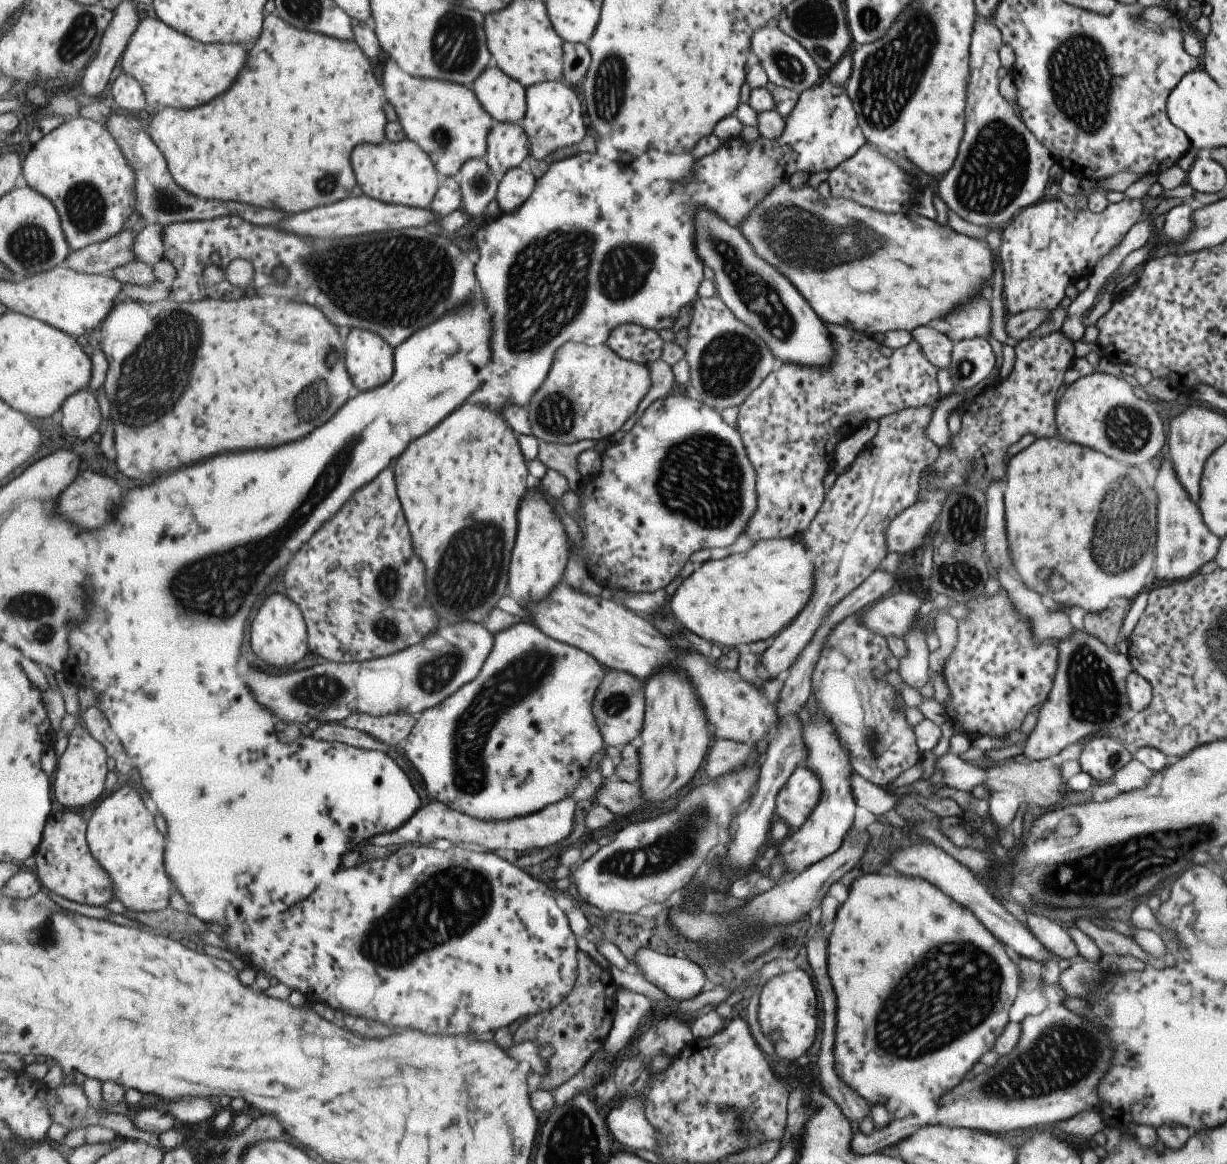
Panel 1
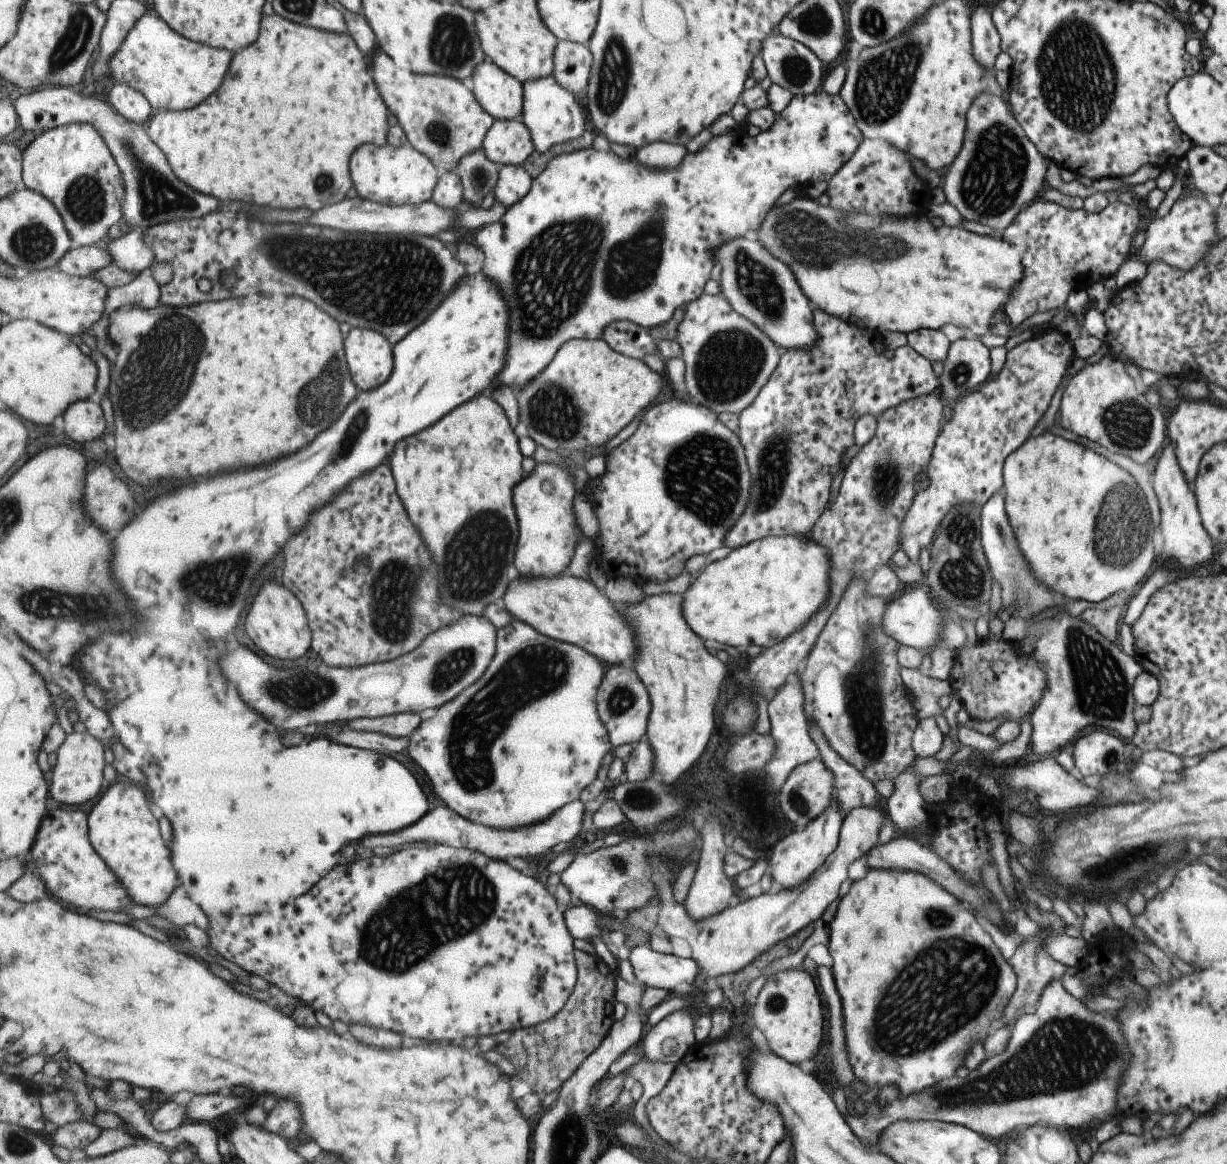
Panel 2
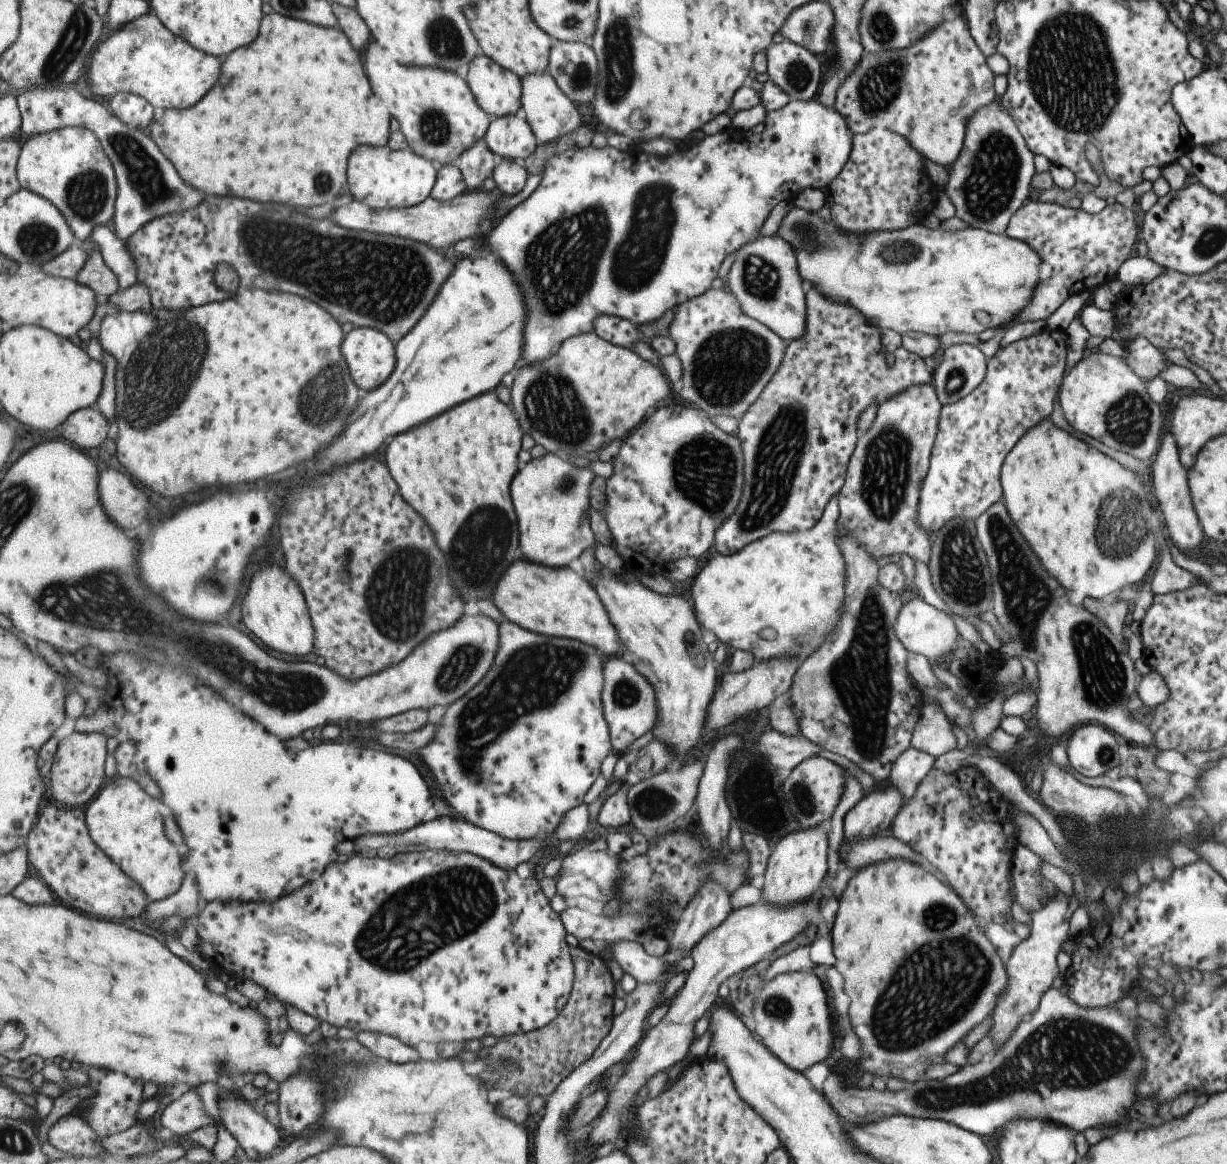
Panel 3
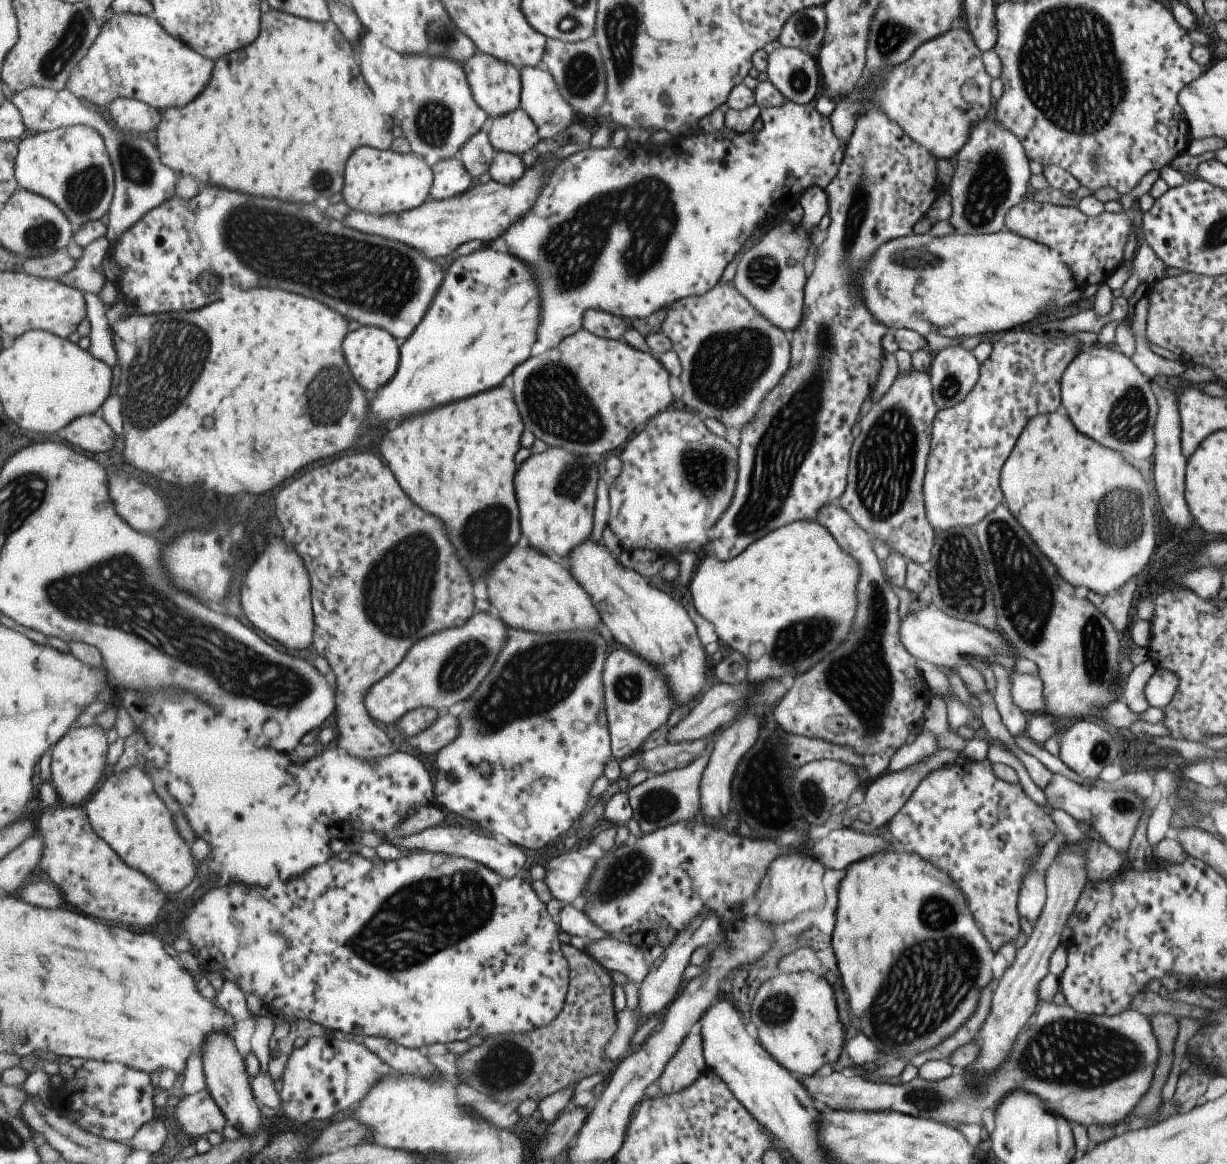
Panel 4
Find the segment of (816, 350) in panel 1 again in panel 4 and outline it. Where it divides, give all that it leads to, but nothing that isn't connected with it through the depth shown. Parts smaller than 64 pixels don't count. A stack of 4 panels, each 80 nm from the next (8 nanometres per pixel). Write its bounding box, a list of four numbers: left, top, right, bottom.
[731,186,828,332]

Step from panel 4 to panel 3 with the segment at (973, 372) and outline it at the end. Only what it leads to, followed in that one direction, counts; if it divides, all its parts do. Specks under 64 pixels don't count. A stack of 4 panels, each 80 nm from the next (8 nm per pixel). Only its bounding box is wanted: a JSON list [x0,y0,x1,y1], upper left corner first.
[929,344,986,404]

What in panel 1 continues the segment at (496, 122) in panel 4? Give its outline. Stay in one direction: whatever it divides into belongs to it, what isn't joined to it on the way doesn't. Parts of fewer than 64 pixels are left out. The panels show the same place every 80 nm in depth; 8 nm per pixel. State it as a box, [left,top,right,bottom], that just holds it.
[486,122,532,177]

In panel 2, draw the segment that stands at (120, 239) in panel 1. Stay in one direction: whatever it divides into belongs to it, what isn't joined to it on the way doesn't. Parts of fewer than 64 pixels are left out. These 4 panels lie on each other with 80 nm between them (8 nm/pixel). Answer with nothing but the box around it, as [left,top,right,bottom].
[55,244,112,277]

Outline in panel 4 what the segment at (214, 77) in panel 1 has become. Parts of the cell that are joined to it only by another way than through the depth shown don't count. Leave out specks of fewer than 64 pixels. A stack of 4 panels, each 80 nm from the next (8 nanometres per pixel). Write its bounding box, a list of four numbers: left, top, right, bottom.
[66,12,215,113]

